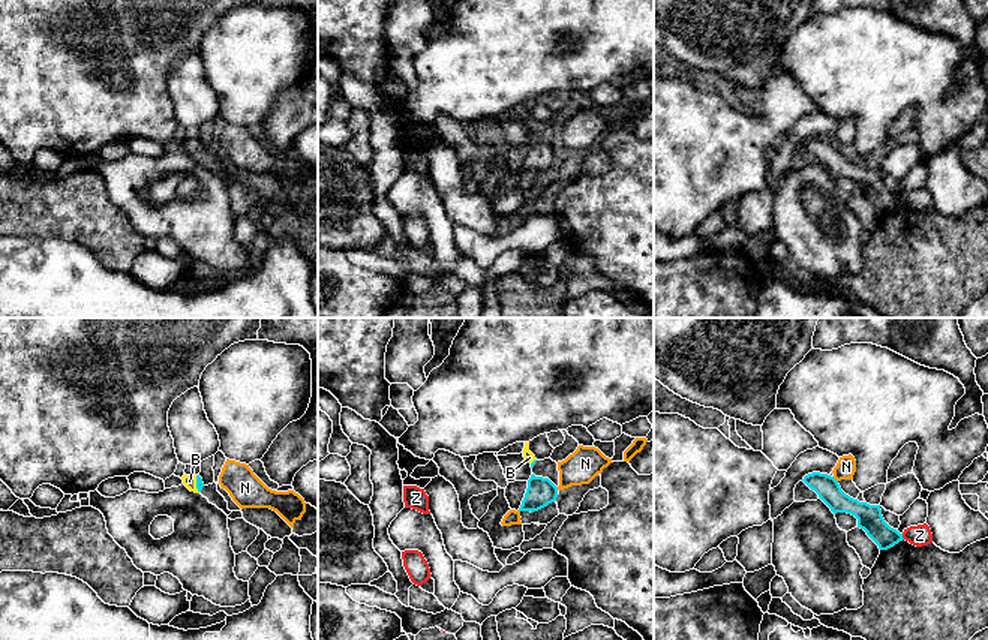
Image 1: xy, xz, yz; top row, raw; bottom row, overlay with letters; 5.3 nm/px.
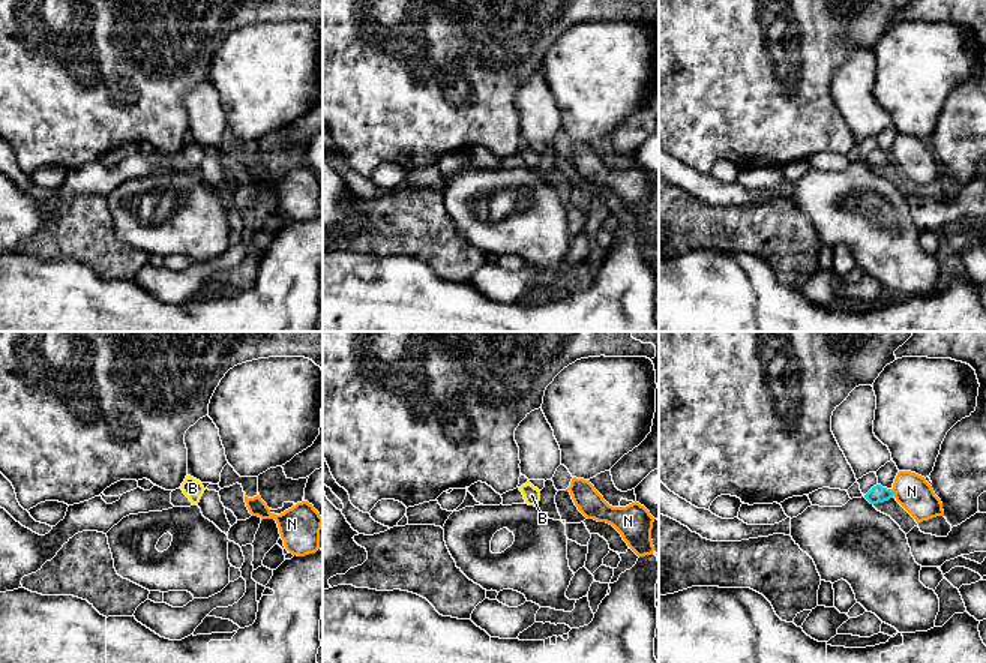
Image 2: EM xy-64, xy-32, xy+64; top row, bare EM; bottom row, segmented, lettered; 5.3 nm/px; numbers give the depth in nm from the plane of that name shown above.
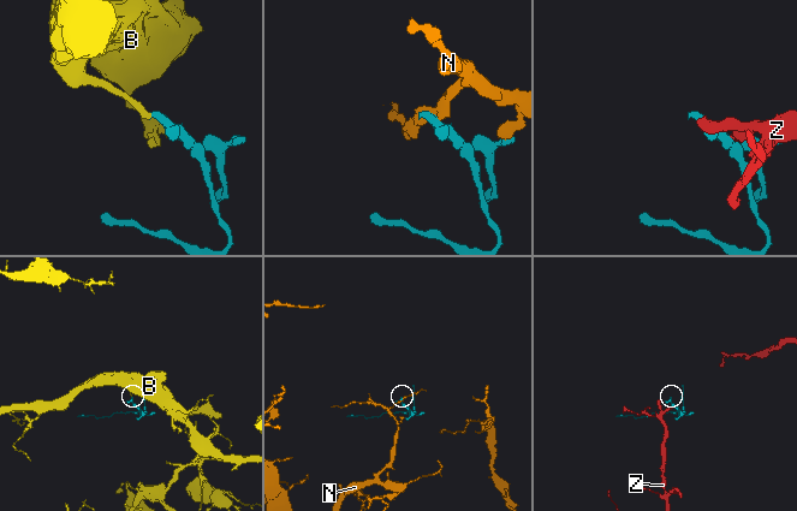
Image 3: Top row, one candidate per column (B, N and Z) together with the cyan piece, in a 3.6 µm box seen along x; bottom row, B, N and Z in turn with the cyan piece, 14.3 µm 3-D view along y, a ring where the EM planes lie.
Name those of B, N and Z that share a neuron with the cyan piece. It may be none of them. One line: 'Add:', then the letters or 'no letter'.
Add: B

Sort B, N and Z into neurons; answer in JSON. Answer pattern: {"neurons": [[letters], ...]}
{"neurons": [["B"], ["N"], ["Z"]]}

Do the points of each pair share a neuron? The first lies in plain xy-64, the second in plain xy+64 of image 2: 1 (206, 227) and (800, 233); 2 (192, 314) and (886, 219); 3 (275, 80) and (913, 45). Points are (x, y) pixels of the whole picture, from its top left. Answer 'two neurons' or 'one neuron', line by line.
1: two neurons
2: two neurons
3: one neuron

